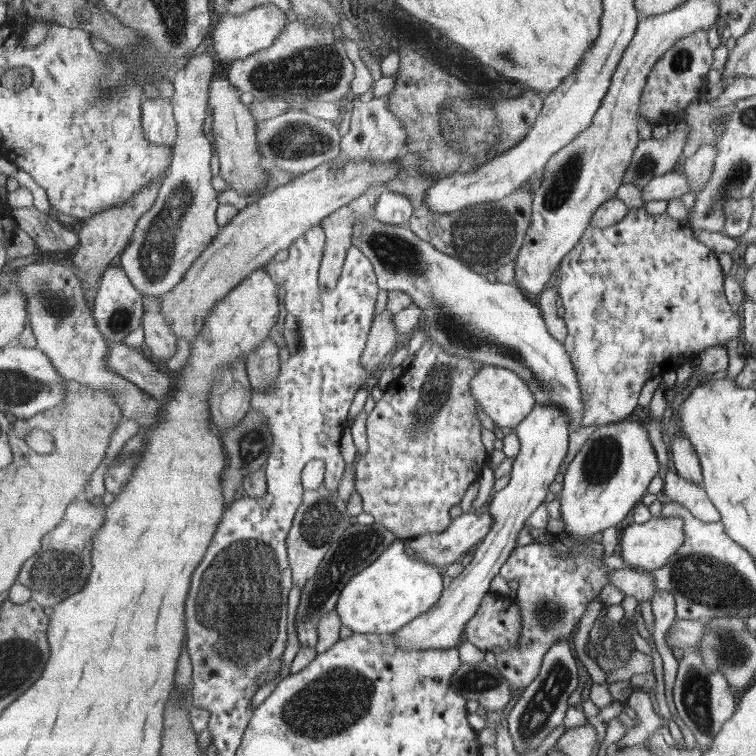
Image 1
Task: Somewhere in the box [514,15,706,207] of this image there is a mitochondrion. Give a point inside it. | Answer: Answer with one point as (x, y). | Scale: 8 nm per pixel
(681, 61)

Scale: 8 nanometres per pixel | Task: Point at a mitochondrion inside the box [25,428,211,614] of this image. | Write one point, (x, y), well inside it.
(59, 570)

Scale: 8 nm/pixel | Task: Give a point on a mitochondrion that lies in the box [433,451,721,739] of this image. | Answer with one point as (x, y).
(696, 691)

